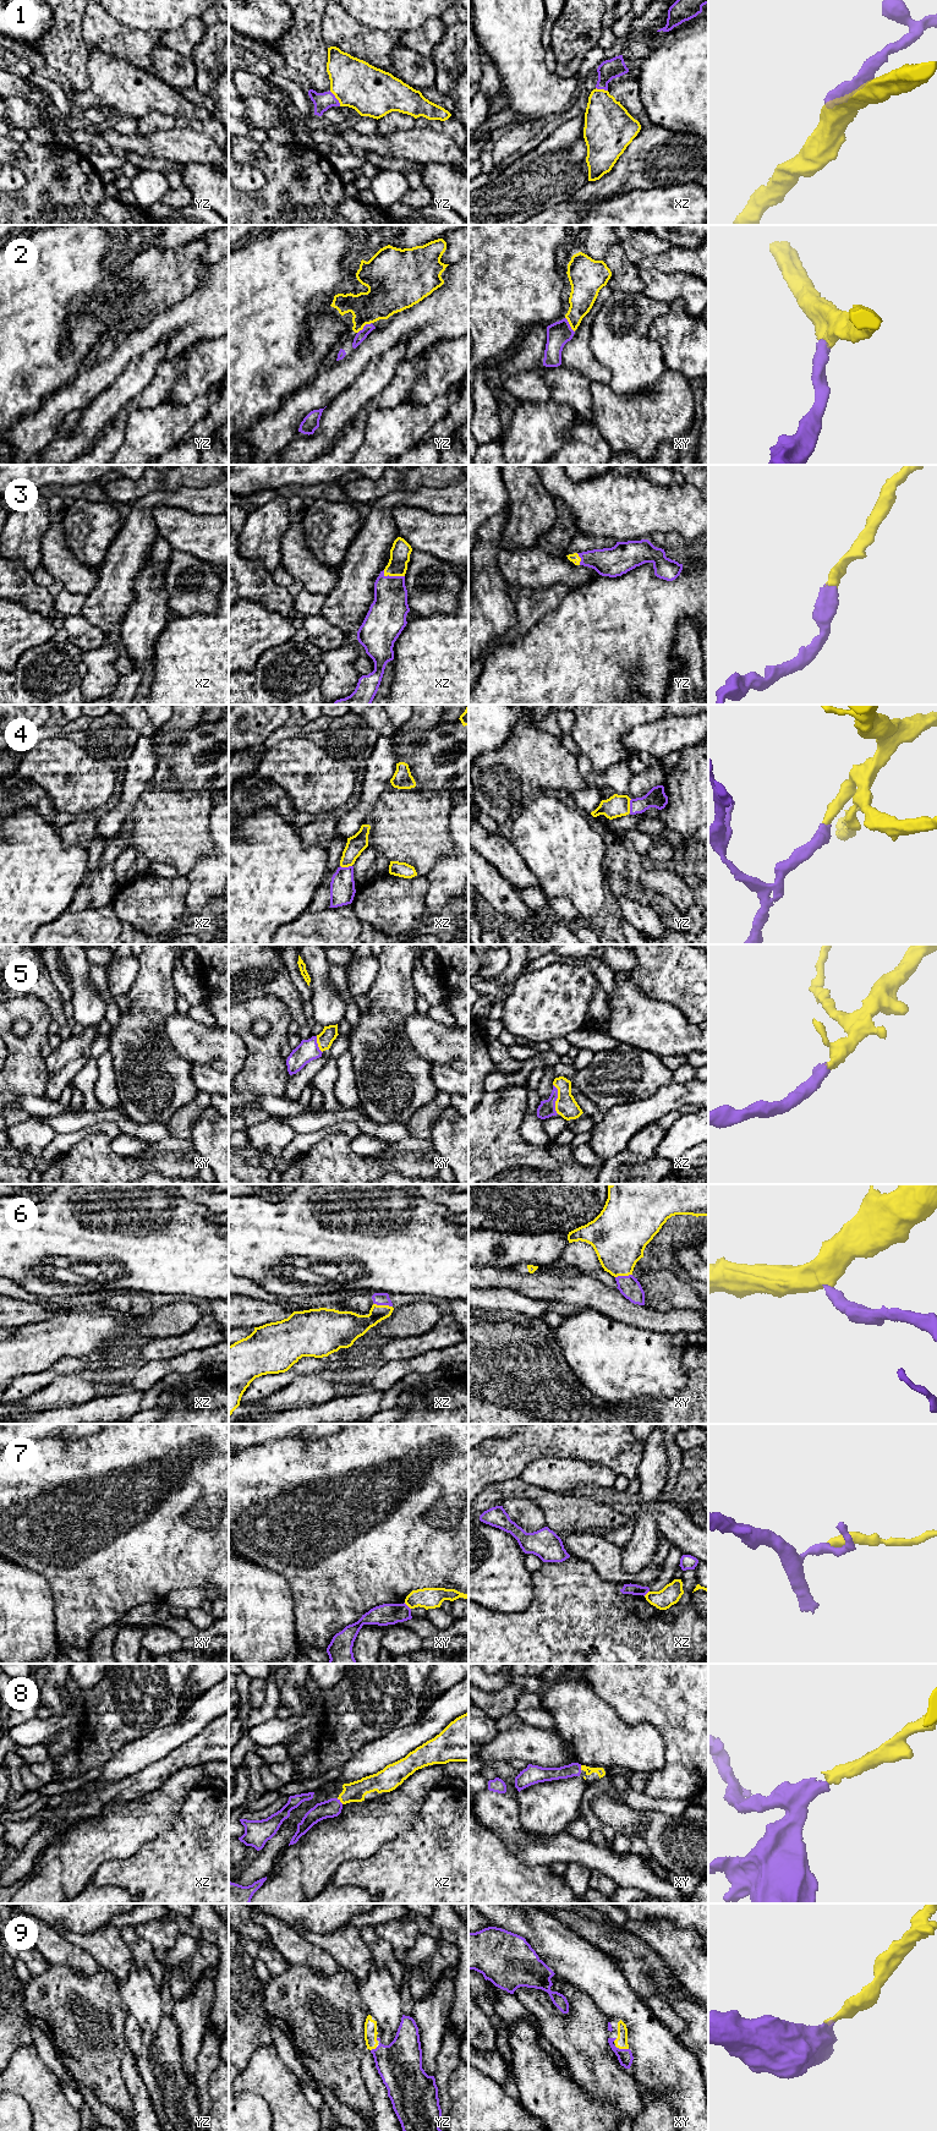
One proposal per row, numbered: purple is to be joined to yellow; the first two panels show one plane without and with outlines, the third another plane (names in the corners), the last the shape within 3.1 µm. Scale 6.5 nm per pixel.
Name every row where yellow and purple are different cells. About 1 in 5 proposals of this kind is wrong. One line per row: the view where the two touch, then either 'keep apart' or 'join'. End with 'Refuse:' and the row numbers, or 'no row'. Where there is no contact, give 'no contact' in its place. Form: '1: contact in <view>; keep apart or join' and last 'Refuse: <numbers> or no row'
1: contact in yz; join
2: contact in yz; join
3: contact in xz; join
4: contact in yz; join
5: contact in xz; join
6: contact in xz; join
7: contact in xy; keep apart
8: contact in xz; join
9: contact in xy; join
Refuse: 7

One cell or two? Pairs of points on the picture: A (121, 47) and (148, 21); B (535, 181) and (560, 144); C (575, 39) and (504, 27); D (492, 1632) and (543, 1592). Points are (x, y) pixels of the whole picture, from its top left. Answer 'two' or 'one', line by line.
A: two
B: one
C: two
D: one

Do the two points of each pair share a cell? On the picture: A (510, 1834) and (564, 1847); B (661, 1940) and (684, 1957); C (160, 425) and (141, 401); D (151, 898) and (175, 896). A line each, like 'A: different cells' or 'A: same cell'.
A: same cell
B: same cell
C: different cells
D: same cell

